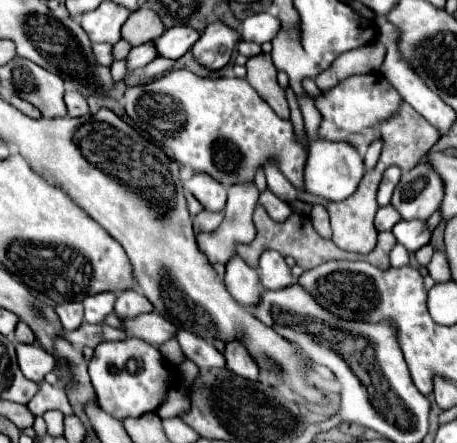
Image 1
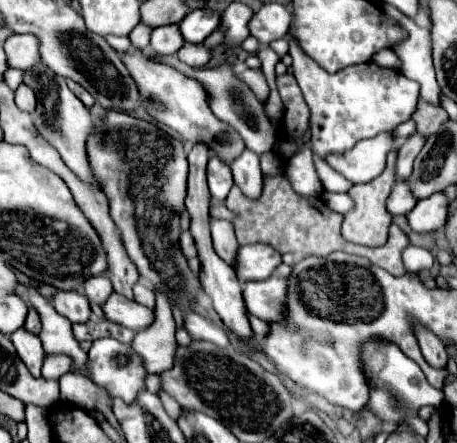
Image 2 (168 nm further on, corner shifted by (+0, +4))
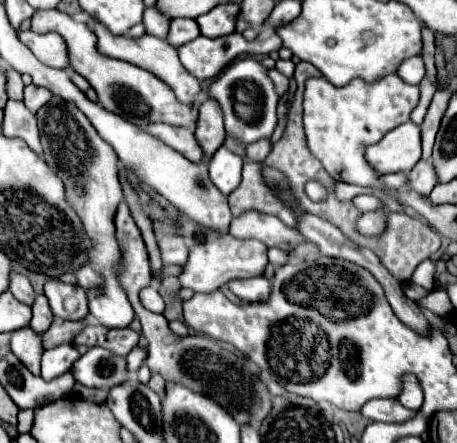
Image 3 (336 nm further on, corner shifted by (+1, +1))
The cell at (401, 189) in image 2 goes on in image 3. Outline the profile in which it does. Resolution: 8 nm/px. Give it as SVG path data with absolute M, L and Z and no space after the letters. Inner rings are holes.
M420 161L410 173L408 173L408 187L422 193L430 195L430 191L438 185L438 177L434 175L434 165L430 161Z

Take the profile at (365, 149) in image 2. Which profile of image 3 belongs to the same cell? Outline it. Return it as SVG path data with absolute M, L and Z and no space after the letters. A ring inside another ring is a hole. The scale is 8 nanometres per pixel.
M408 121L400 127L386 133L386 137L368 147L366 159L380 173L396 173L410 171L422 157L422 141L420 141L420 125Z

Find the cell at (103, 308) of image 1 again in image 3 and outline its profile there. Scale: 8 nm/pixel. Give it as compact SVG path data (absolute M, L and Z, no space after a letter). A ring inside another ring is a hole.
M90 265L78 267L78 269L74 271L74 275L76 275L76 279L78 279L78 285L84 287L86 291L88 291L90 287L100 287L100 285L102 285L102 277L100 277Z

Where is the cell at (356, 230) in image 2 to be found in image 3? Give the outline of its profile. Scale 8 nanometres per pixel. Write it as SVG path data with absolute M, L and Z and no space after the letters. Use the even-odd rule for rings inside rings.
M378 209L378 211L372 211L372 213L364 213L358 219L358 229L364 235L378 235L380 231L384 231L384 227L382 227L384 223L386 223L386 211Z

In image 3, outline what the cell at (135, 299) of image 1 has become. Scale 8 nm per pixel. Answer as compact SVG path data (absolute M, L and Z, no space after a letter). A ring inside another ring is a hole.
M150 285L150 287L144 287L142 291L140 291L140 303L146 307L146 309L150 309L150 311L154 311L154 313L162 313L164 311L164 299L160 297L160 293Z

